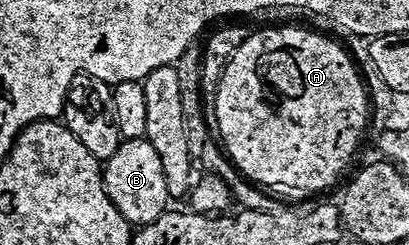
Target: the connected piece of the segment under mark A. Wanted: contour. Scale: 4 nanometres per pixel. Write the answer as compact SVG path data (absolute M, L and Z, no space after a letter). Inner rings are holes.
M266 27L263 31L251 30L246 39L236 49L236 53L228 61L228 65L222 74L222 80L218 86L218 95L212 100L214 105L213 118L218 119L218 131L221 146L228 156L229 162L238 166L243 176L250 183L261 185L263 188L291 187L294 191L322 191L330 187L342 175L342 170L350 163L354 150L358 147L358 138L362 135L366 123L368 127L368 92L363 76L358 75L350 55L334 39L321 35L318 31L309 31L306 27Z

